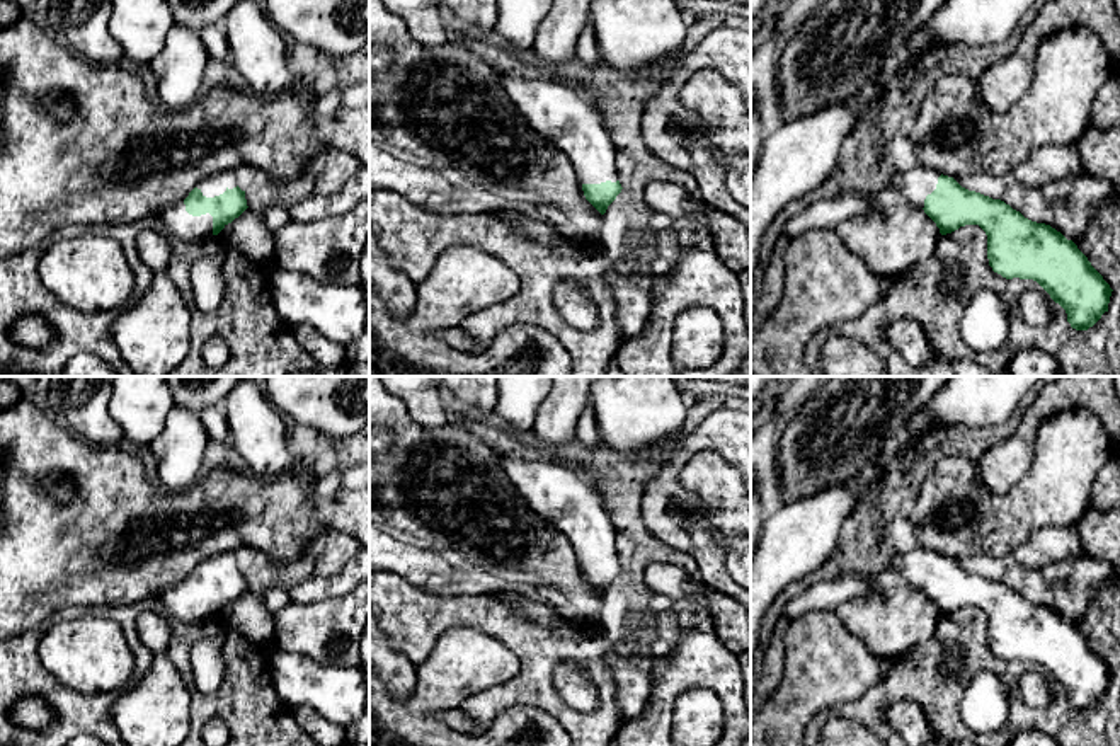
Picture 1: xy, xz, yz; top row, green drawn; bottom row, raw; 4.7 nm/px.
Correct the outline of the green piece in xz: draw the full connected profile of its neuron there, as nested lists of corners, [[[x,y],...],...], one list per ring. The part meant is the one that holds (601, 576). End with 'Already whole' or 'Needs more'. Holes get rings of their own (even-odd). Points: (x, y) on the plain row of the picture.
[[[500,453],[499,465],[512,491],[569,537],[586,581],[604,596],[623,569],[618,562],[616,526],[601,492],[572,468],[548,460],[531,462]]]. Needs more

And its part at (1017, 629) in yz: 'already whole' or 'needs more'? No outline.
needs more

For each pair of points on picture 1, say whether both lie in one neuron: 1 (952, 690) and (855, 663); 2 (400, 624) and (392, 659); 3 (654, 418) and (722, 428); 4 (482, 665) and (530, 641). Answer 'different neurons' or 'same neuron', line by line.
1: different neurons
2: different neurons
3: different neurons
4: different neurons

